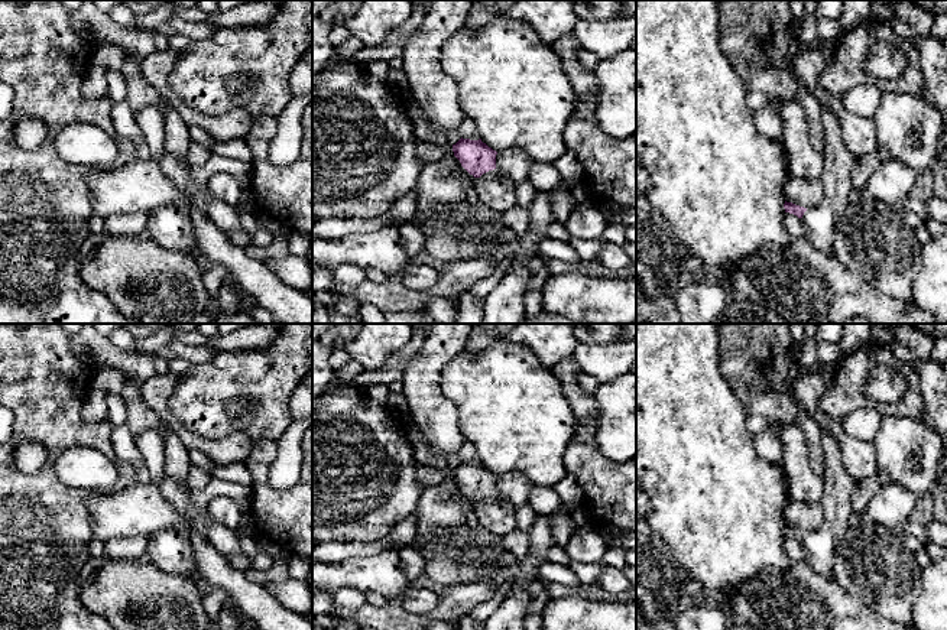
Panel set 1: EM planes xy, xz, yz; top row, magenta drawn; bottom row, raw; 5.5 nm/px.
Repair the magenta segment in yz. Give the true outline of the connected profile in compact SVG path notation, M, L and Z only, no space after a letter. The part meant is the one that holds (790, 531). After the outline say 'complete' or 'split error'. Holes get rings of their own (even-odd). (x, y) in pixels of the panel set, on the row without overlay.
M821 429L826 475L823 478L824 523L814 532L804 532L792 526L784 527L785 536L802 543L807 561L821 575L833 578L836 549L846 535L853 513L852 490L854 480L847 472L840 445L828 429Z; split error

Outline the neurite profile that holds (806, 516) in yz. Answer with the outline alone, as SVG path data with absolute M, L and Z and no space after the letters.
M789 500L784 517L787 526L810 533L823 526L824 510L820 501L802 503Z

